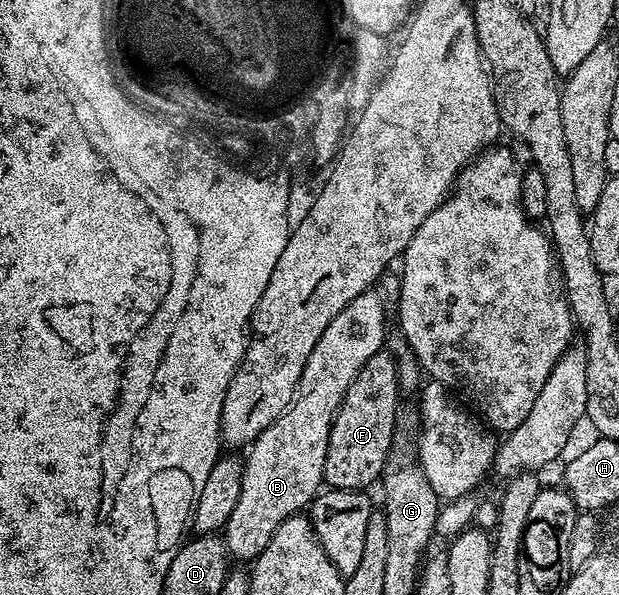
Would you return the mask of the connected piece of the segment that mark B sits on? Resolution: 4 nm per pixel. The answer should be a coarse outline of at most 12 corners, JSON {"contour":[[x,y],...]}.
{"contour":[[383,297],[320,334],[294,401],[249,445],[226,551],[252,562],[314,503],[352,378],[388,340]]}

